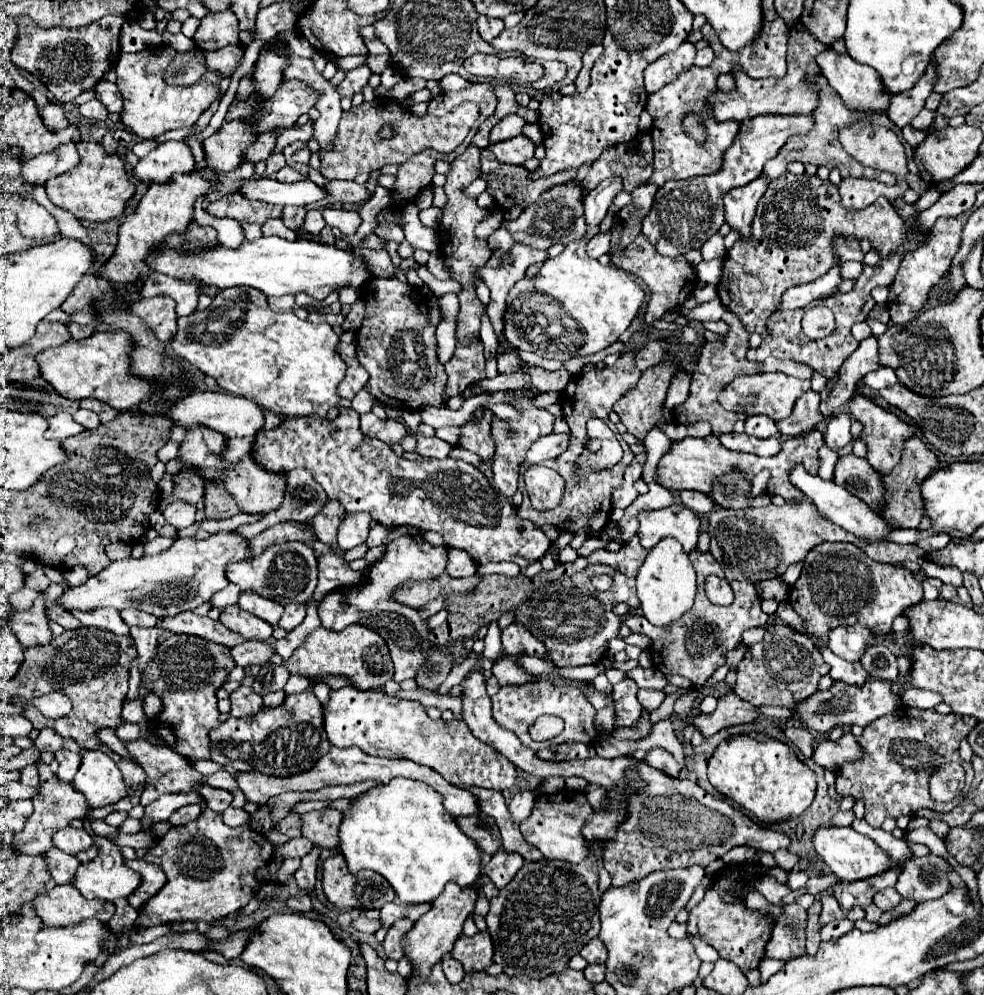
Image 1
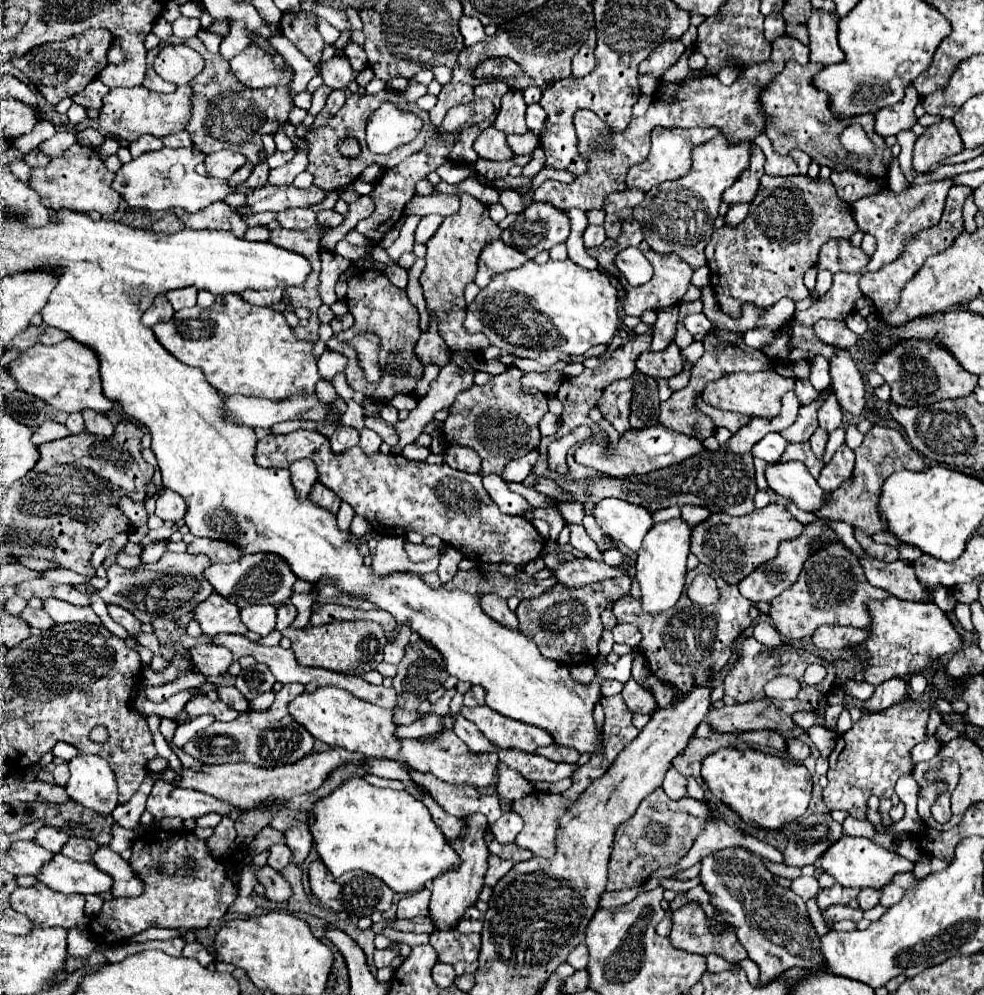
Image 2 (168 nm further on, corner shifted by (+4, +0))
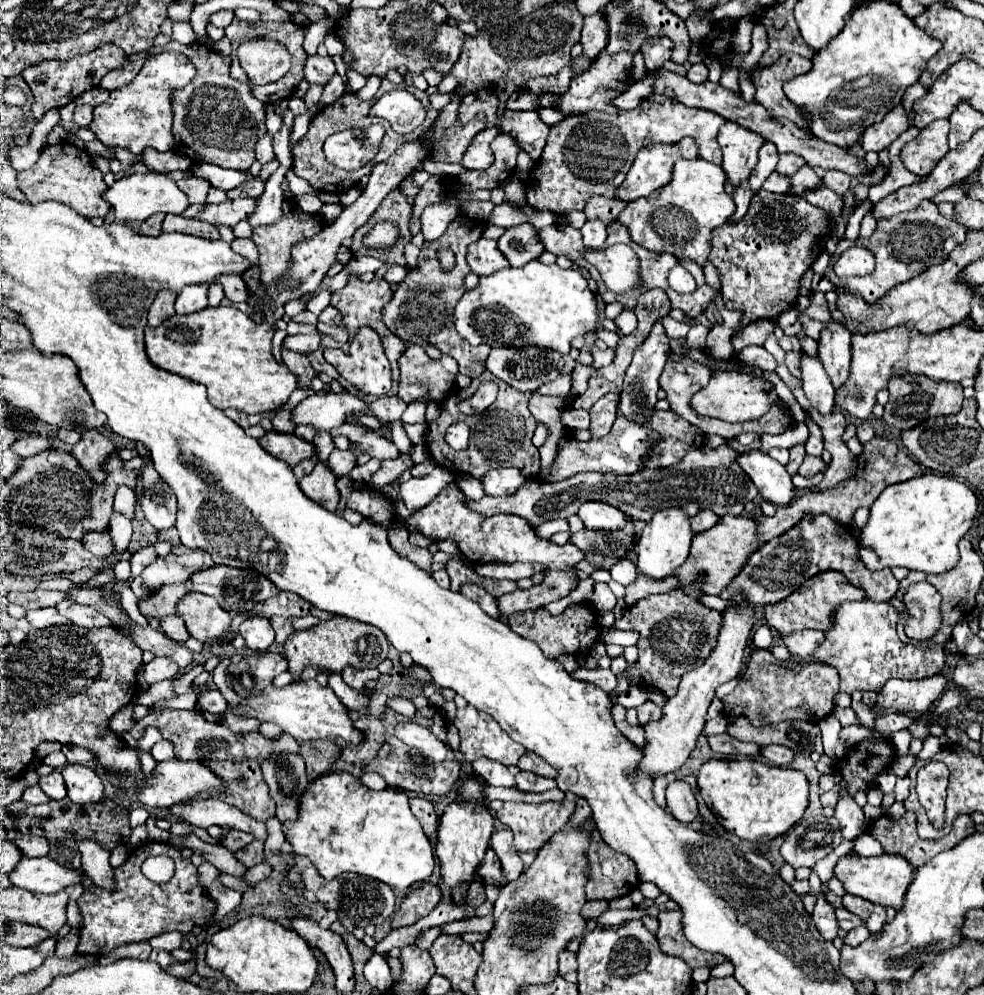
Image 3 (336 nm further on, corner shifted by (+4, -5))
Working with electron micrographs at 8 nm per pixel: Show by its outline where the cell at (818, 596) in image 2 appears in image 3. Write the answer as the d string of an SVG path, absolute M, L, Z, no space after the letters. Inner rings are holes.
M820 572L816 574L816 578L810 578L808 582L804 582L804 586L800 586L796 592L792 592L788 598L784 598L778 604L768 604L766 606L766 622L770 628L774 628L776 632L782 634L790 634L792 630L804 630L804 628L812 628L812 630L826 630L830 626L830 612L832 608L836 608L840 602L846 600L862 600L864 598L864 590L852 586L844 574L840 572Z

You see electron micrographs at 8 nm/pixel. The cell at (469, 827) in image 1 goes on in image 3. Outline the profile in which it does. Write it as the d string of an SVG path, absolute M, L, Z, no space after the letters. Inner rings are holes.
M410 798L410 810L418 818L418 822L422 824L426 836L432 836L438 826L438 818L434 814L432 804L426 798Z

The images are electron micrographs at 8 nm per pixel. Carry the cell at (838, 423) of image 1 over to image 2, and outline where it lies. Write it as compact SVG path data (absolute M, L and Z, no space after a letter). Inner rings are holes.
M832 393L832 397L828 397L828 401L824 403L824 409L820 409L818 421L820 421L820 427L822 427L826 433L832 433L832 431L836 431L836 429L842 425L842 409L840 409L834 393Z

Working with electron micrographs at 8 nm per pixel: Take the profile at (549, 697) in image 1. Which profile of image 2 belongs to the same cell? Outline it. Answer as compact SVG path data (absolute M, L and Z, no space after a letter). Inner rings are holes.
M488 705L474 709L462 707L462 713L464 717L468 717L468 721L474 721L490 741L498 743L500 747L516 747L534 753L536 747L554 743L554 737L546 729L504 717L494 709L490 709Z

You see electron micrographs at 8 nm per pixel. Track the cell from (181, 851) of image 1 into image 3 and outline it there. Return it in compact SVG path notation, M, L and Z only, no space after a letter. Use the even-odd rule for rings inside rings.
M146 842L144 846L136 848L122 866L114 868L114 880L116 886L112 892L94 886L92 890L84 890L84 894L78 898L78 908L82 914L78 954L104 956L122 944L146 942L162 932L192 932L194 926L206 926L216 910L216 902L208 898L204 888L198 884L196 866L188 858L182 858L180 850L168 844ZM156 854L166 854L176 862L174 876L164 884L150 882L140 870L142 862Z

